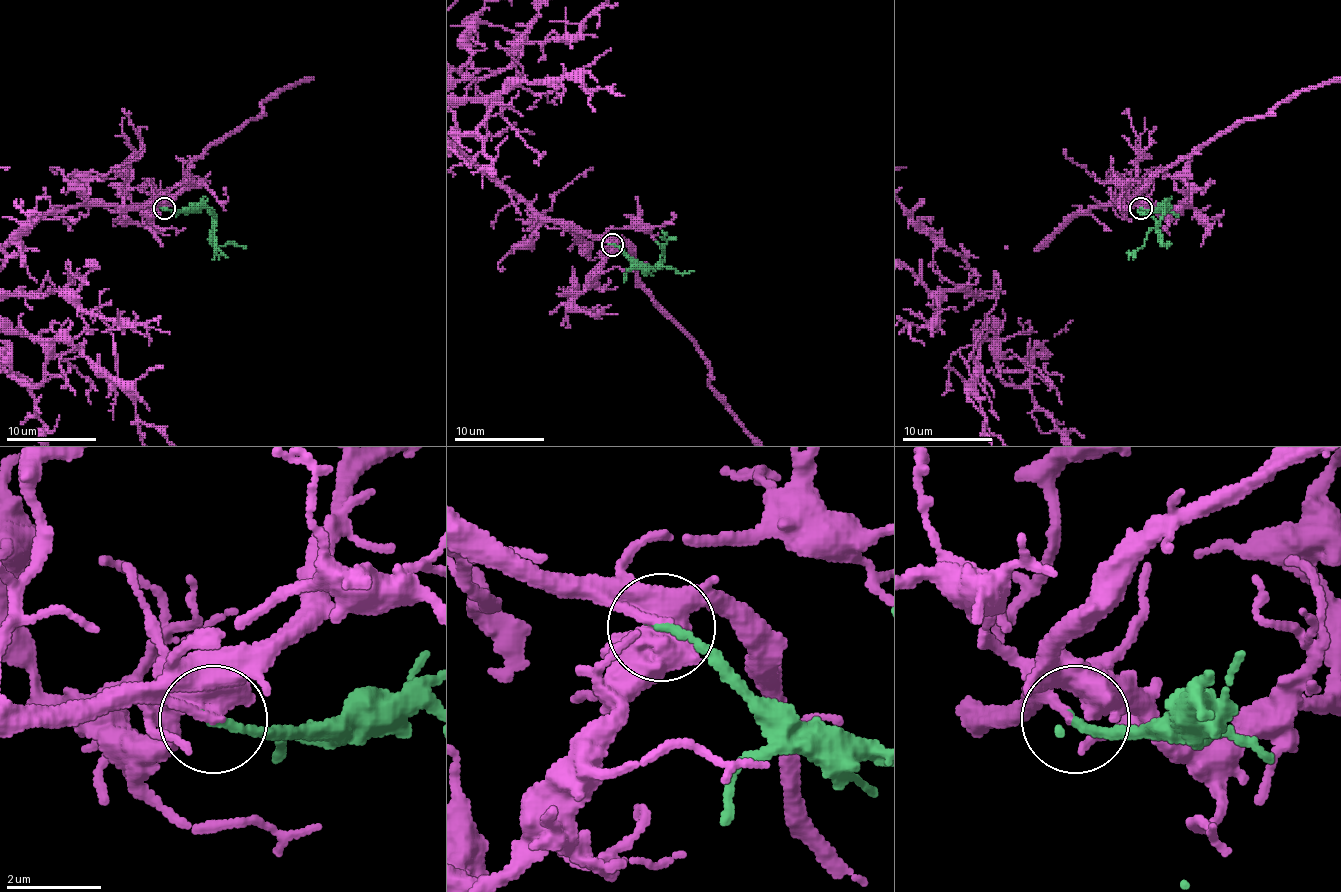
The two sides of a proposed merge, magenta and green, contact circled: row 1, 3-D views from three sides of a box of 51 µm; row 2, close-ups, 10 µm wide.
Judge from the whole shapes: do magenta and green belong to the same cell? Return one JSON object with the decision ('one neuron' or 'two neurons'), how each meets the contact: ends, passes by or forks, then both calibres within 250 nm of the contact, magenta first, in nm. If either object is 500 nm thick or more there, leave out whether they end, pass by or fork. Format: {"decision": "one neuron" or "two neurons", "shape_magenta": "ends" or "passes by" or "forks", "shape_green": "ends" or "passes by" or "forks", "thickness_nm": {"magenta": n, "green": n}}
{"decision": "one neuron", "shape_magenta": "ends", "shape_green": "ends", "thickness_nm": {"magenta": 170, "green": 180}}

